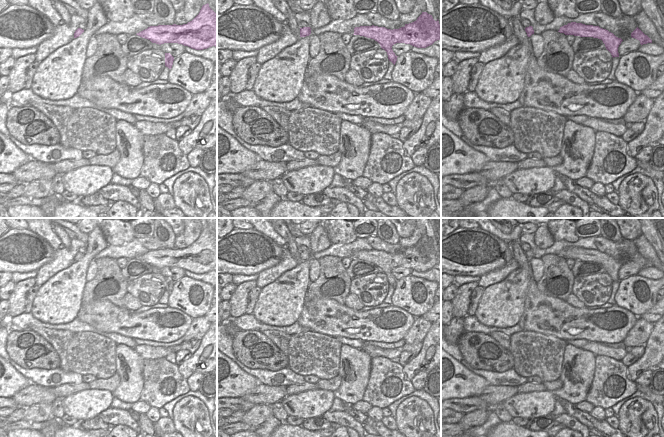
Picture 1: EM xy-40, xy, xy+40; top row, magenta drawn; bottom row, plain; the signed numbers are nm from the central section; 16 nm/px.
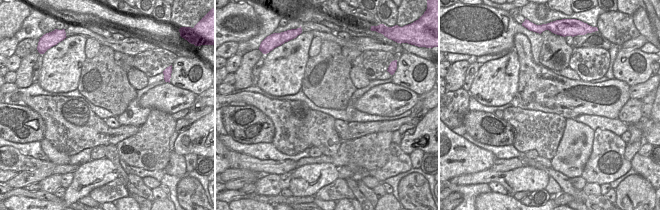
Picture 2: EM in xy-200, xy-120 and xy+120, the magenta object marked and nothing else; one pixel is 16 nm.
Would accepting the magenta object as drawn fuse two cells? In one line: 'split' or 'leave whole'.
leave whole

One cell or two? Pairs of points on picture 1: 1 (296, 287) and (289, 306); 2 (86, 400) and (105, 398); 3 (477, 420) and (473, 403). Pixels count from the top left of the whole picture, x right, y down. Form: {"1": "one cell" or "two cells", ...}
{"1": "one cell", "2": "one cell", "3": "two cells"}

